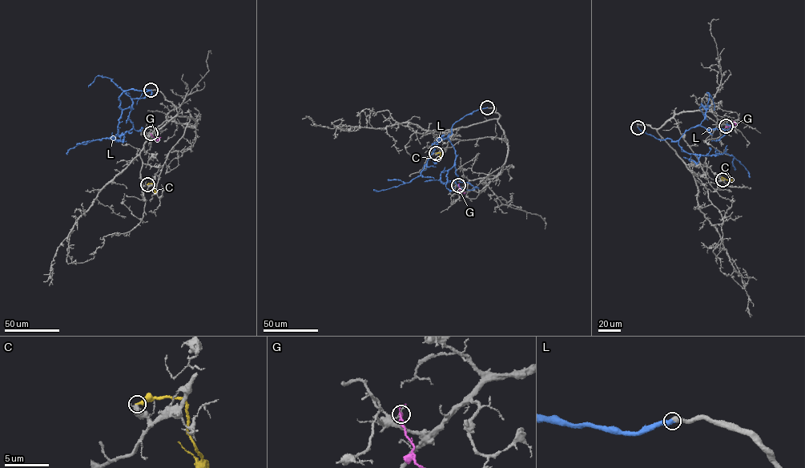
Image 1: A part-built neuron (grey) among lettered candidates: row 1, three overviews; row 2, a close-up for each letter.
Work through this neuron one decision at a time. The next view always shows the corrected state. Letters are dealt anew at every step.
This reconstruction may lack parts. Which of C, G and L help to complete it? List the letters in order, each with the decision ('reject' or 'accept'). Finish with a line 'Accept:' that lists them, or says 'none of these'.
C: reject
G: reject
L: accept
Accept: L

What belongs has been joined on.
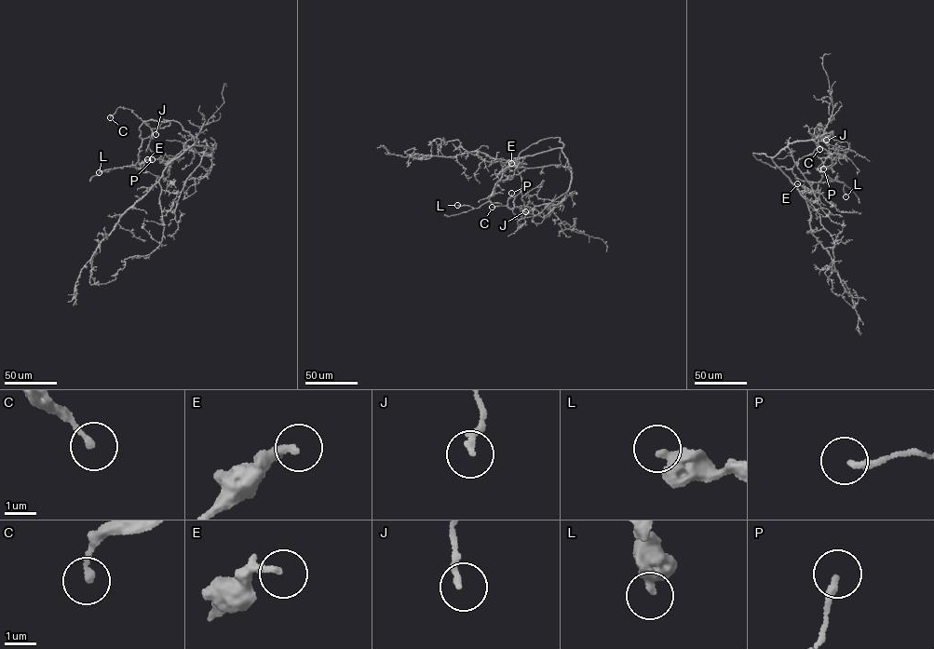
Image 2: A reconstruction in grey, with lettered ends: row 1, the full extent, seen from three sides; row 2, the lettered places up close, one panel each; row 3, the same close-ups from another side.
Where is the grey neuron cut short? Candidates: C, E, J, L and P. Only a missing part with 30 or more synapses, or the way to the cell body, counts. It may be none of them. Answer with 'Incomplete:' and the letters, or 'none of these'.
Incomplete: none of these

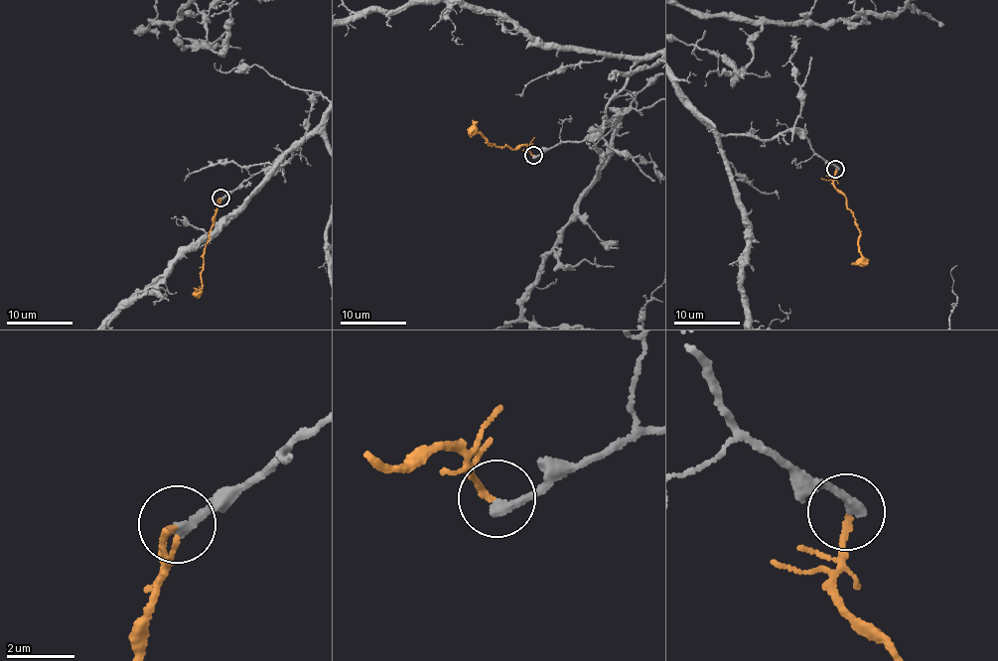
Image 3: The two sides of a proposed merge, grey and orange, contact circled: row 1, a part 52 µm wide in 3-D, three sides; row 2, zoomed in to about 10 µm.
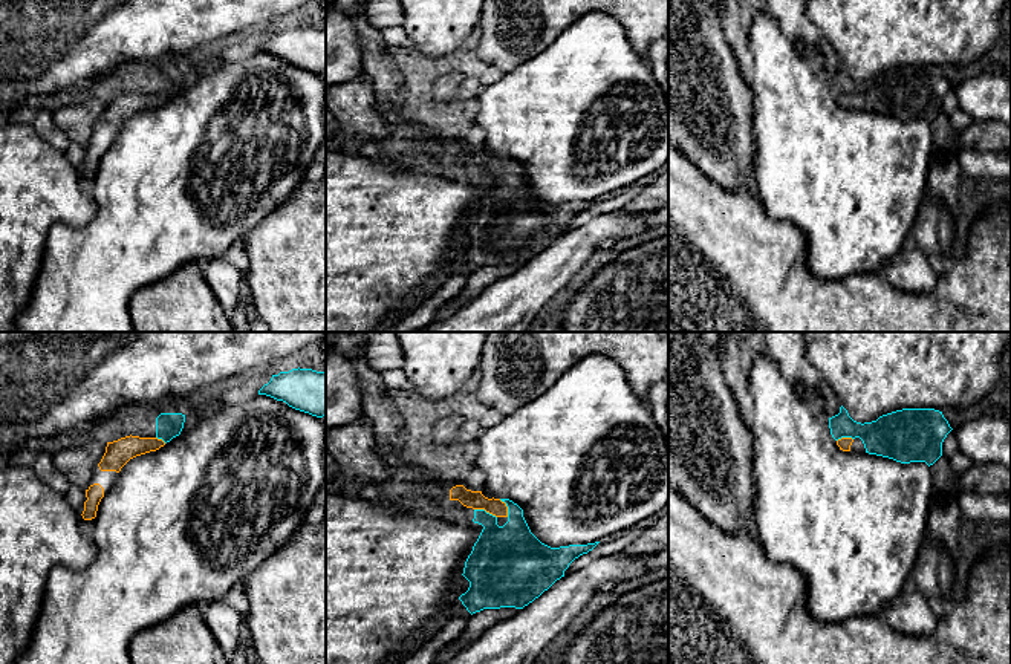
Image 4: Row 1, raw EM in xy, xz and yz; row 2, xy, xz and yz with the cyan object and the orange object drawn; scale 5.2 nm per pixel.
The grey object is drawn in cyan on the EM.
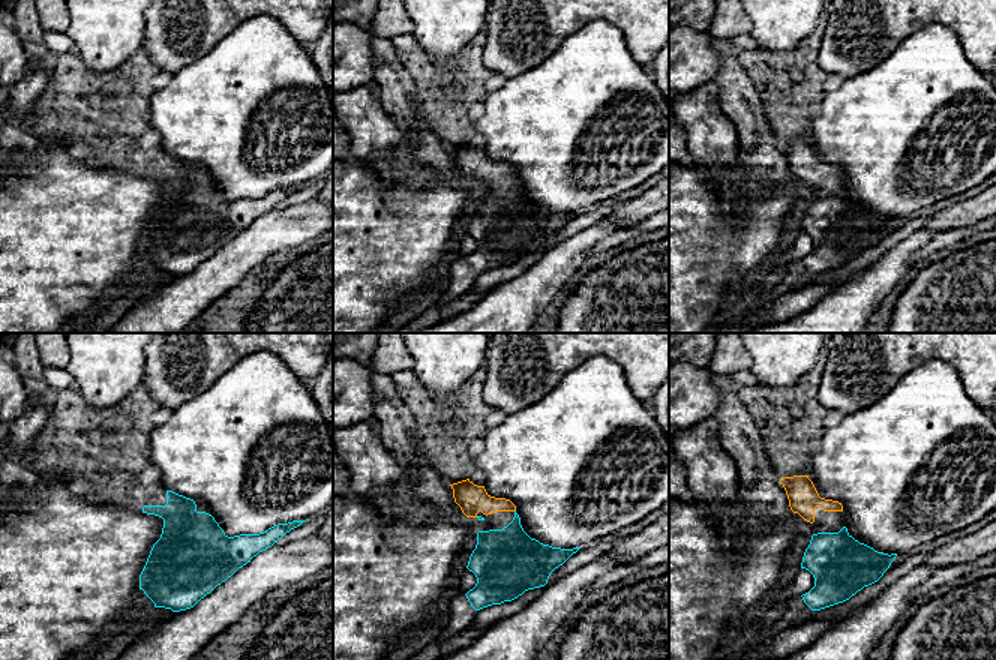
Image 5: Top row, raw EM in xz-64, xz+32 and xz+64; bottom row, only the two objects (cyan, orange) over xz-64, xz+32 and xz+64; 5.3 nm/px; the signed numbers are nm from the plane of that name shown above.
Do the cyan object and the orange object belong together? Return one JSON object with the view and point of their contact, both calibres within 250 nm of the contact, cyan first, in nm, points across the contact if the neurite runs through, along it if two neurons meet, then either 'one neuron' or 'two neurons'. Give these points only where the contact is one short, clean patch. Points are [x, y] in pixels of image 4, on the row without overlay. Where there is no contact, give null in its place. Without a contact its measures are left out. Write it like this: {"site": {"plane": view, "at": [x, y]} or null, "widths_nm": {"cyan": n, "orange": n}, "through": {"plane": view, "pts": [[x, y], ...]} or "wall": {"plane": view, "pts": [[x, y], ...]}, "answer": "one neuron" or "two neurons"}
{"site": {"plane": "xz", "at": [484, 167]}, "widths_nm": {"cyan": 300, "orange": 100}, "through": {"plane": "xz", "pts": [[500, 211], [484, 167], [471, 156]]}, "answer": "one neuron"}

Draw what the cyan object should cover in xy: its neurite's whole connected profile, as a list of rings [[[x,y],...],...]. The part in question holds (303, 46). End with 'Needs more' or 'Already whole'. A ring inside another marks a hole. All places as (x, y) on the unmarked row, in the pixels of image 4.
[[[292,26],[272,32],[258,52],[286,60],[289,64],[317,75],[326,72],[326,29]]]. Already whole

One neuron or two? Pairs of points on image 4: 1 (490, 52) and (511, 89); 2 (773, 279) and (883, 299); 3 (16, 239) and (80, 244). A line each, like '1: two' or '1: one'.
1: two
2: one
3: two

